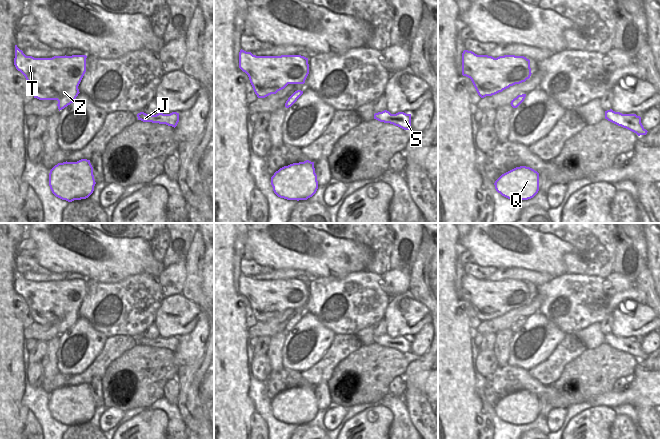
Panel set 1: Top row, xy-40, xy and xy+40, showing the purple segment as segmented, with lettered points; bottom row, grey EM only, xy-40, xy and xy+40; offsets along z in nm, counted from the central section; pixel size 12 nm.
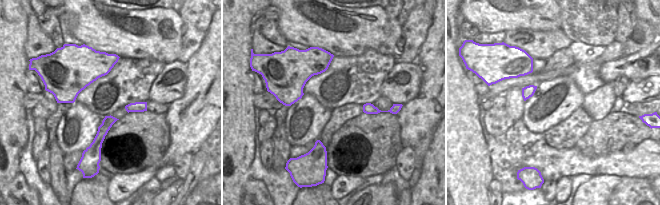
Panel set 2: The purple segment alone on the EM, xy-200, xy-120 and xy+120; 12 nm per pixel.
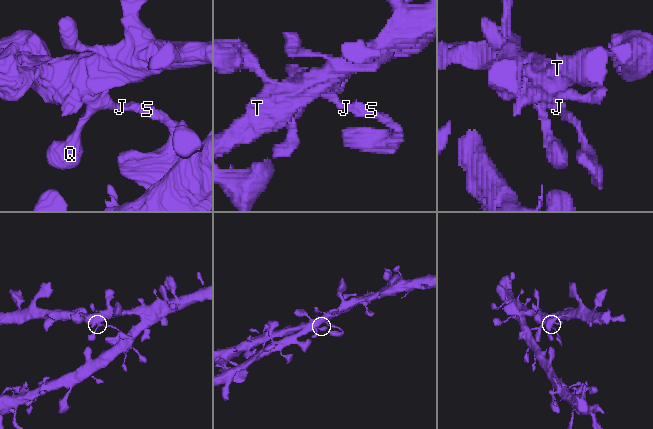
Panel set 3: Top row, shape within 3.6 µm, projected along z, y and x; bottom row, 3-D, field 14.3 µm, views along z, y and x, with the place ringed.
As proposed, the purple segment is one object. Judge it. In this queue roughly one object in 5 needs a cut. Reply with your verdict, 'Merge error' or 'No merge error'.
No merge error

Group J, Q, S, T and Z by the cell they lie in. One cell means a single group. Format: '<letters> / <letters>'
J Q S T Z

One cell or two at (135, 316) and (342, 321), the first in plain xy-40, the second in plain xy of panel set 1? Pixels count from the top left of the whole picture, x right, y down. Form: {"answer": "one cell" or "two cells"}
{"answer": "one cell"}

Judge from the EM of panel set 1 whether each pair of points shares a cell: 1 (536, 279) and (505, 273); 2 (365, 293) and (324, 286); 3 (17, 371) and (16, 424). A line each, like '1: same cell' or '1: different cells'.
1: same cell
2: same cell
3: same cell

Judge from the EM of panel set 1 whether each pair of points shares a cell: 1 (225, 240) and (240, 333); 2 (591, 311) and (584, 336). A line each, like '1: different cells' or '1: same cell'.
1: same cell
2: different cells

